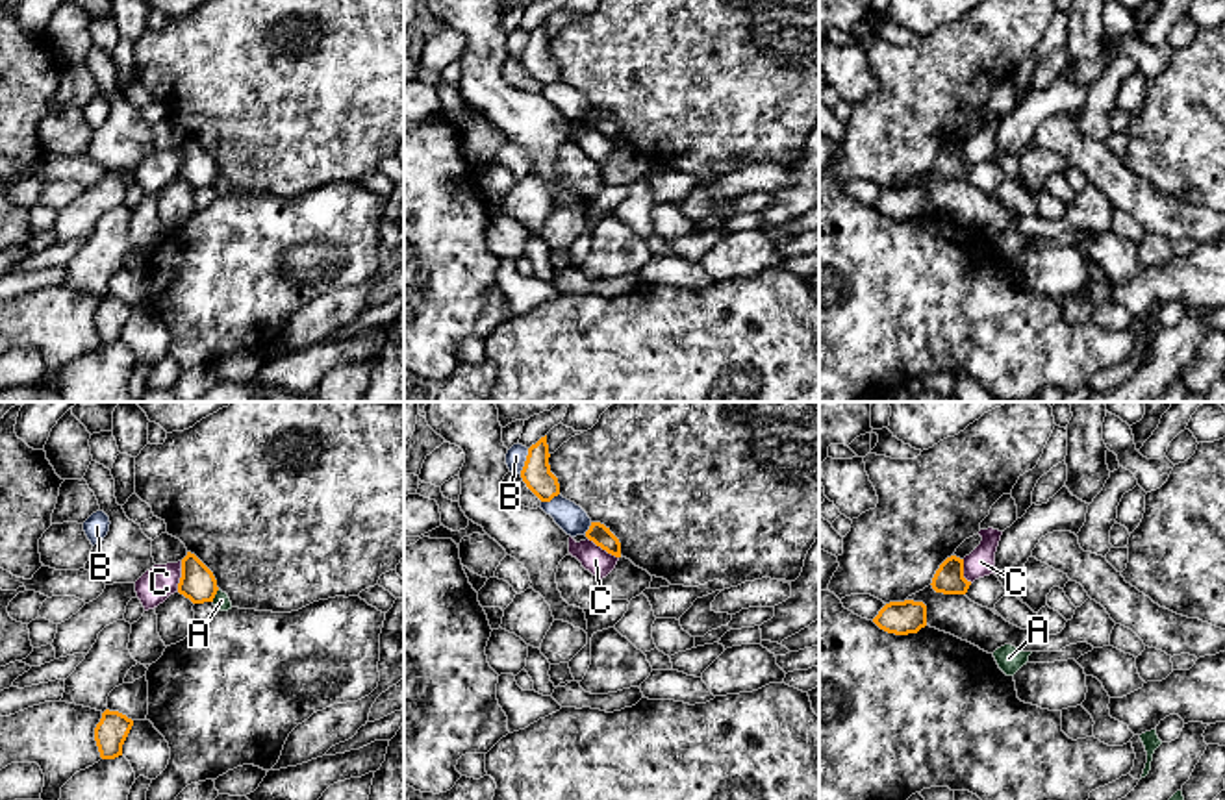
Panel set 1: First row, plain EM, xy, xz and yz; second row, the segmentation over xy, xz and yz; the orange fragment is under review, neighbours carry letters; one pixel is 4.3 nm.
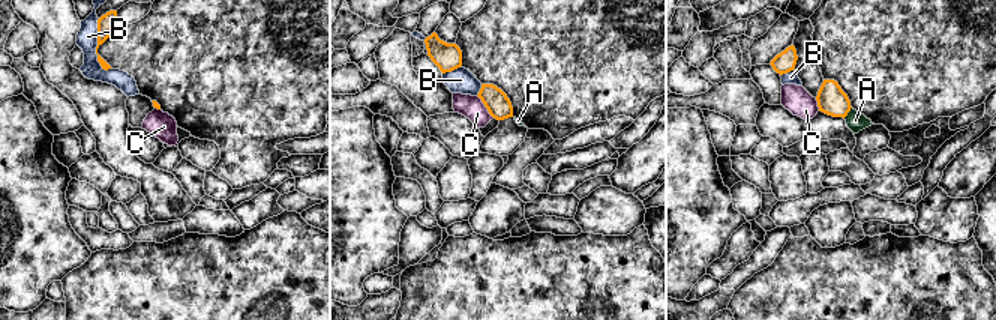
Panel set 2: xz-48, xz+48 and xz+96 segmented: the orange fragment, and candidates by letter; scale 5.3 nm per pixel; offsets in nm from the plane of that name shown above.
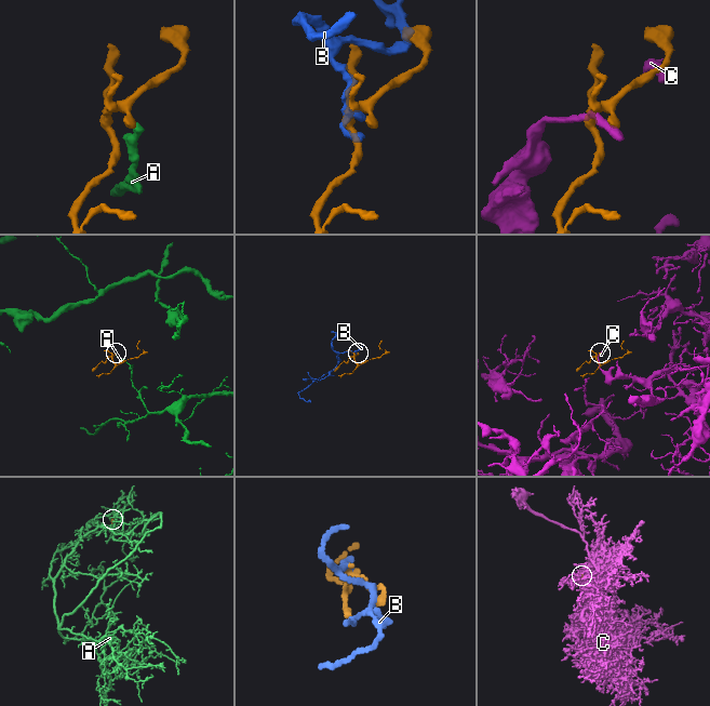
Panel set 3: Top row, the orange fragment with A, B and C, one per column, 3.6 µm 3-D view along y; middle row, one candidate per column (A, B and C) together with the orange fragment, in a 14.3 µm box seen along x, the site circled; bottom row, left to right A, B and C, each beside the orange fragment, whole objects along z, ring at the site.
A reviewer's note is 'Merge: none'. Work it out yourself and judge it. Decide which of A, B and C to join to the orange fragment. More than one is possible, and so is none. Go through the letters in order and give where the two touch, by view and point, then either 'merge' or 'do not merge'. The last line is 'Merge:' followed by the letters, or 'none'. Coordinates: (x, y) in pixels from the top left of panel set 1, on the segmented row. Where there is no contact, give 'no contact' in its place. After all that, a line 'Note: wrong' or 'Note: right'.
A: contact xy (215, 593); do not merge
B: contact xz (525, 462); do not merge
C: contact xy (182, 576); do not merge
Merge: none
Note: right

